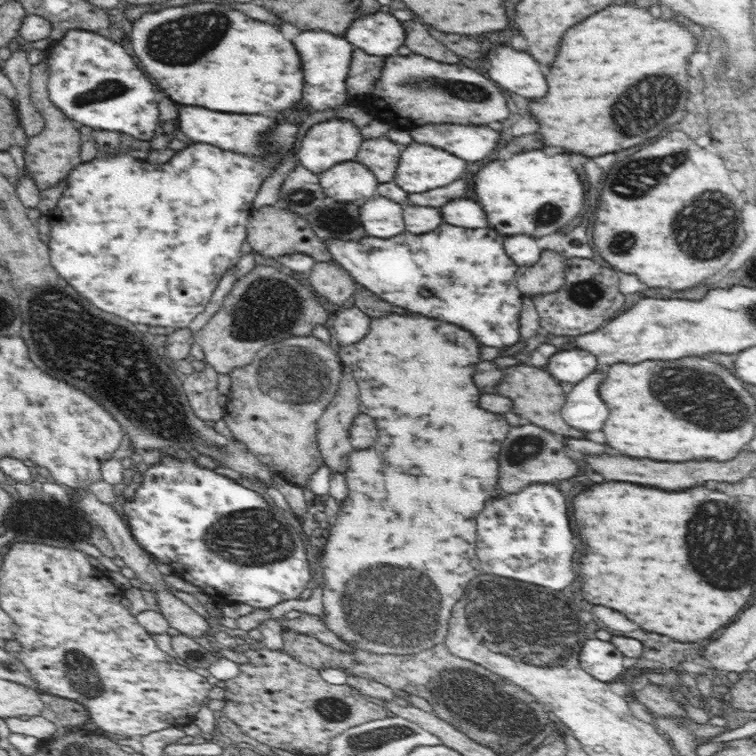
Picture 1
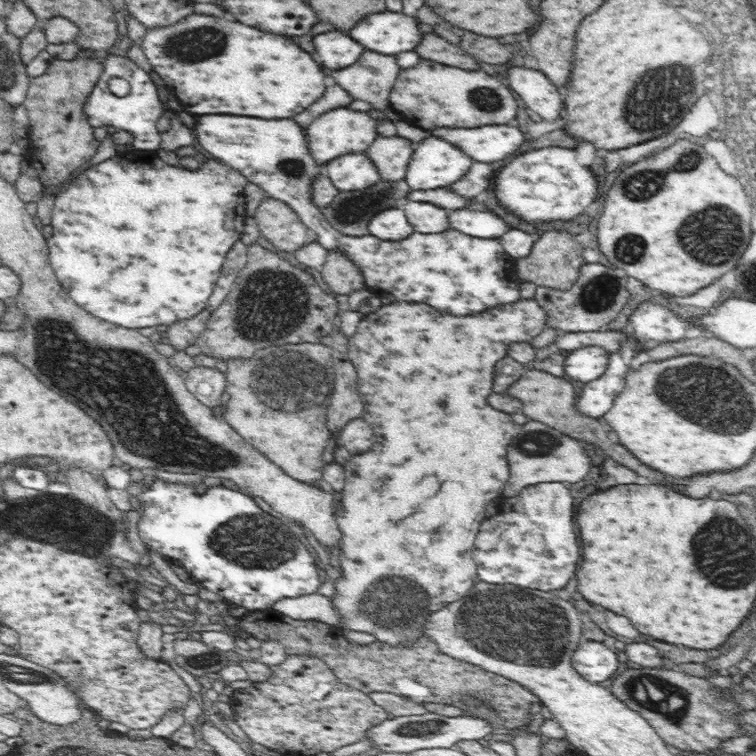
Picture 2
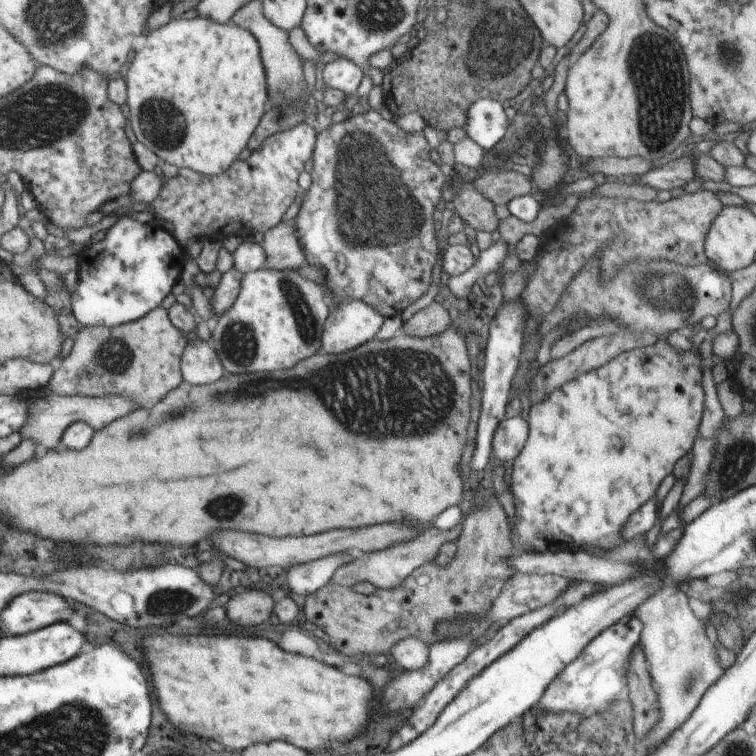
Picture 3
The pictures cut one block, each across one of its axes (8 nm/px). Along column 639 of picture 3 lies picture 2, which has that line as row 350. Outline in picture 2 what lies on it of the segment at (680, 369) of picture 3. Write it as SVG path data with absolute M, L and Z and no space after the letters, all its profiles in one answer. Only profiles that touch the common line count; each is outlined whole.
M520 298L511 303L494 306L492 310L484 310L482 314L474 314L474 316L454 316L454 314L444 314L440 310L436 312L436 310L432 310L432 306L424 306L424 304L416 304L416 302L394 301L382 305L375 313L365 315L356 332L347 339L348 356L357 370L359 394L364 410L361 417L366 422L370 422L370 426L374 428L378 438L376 438L374 448L368 452L368 460L349 460L343 466L346 486L341 490L342 498L340 498L340 504L336 504L335 510L336 523L342 533L340 544L338 544L338 548L342 552L342 554L339 552L338 558L341 570L334 581L337 593L330 598L340 615L340 624L338 624L340 630L350 628L350 630L368 632L376 636L379 644L384 643L393 647L412 645L417 638L421 637L424 623L428 622L428 618L432 618L432 614L436 614L436 610L443 609L451 602L459 601L472 586L478 584L480 580L473 558L475 540L479 533L478 526L486 518L486 504L492 502L494 498L498 498L504 484L508 482L510 470L508 470L506 452L508 452L508 444L518 434L512 418L500 410L494 410L488 404L488 396L492 394L492 382L494 382L494 366L498 360L508 356L508 346L514 342L530 343L532 338L536 338L544 328L548 327L547 322L548 313L544 312L544 308L540 307L535 298Z

